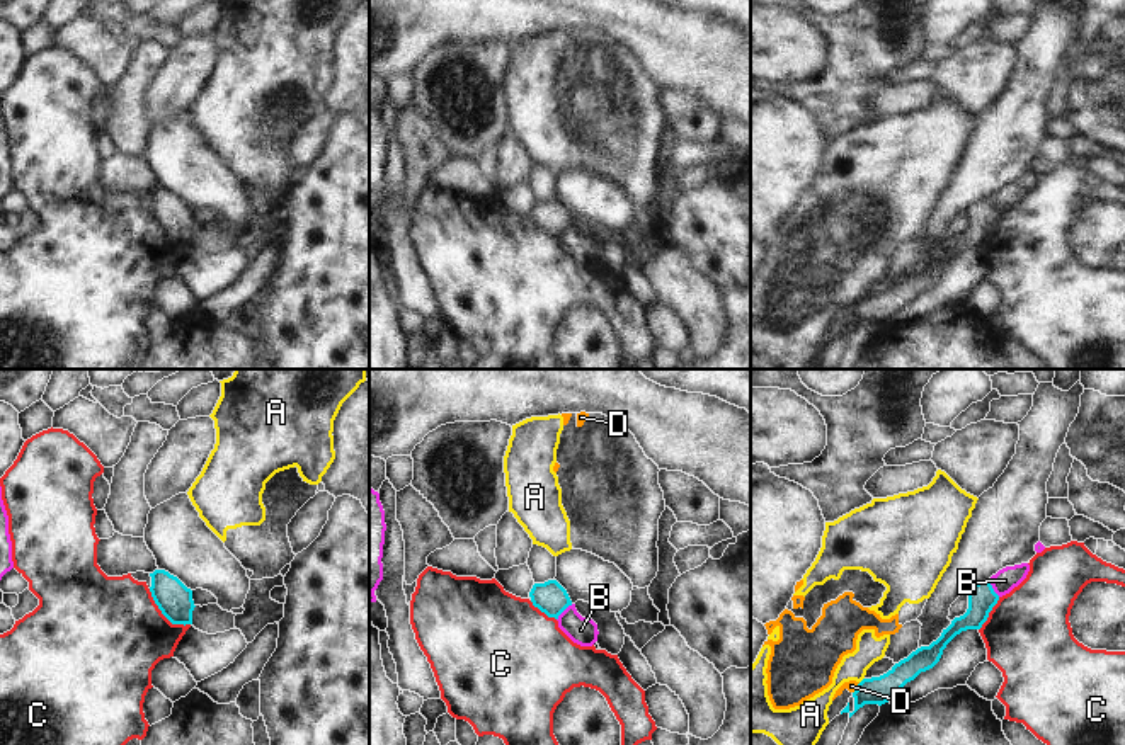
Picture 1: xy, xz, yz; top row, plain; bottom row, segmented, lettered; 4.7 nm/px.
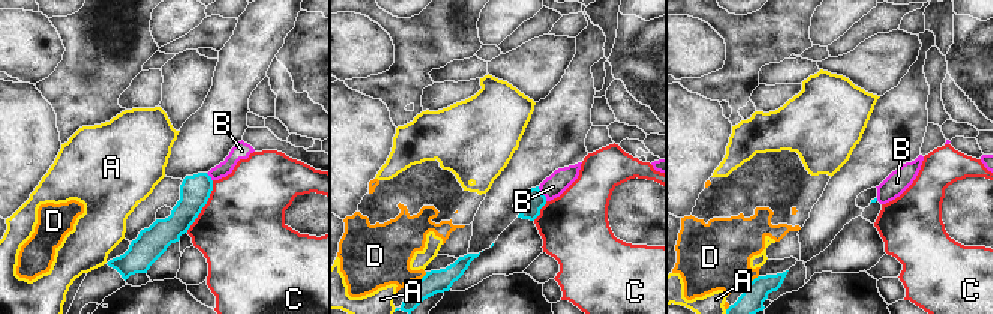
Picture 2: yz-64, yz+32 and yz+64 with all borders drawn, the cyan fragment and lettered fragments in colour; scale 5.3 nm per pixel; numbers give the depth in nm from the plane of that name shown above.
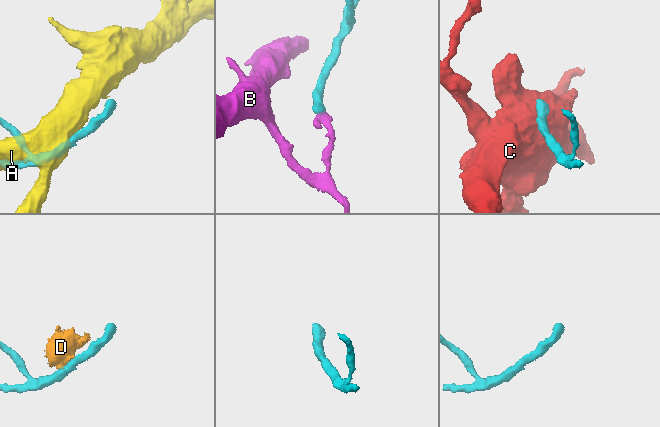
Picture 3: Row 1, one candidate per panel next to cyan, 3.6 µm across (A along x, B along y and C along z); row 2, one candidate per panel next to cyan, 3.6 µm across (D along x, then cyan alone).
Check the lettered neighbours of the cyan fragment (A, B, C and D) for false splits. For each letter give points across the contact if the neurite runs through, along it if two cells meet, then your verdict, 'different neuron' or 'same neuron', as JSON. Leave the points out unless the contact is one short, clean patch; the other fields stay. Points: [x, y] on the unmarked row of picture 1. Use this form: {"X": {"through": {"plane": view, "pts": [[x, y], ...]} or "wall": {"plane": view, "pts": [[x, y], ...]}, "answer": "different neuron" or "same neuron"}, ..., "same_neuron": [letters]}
{"A": {"answer": "different neuron"}, "B": {"wall": {"plane": "xz", "pts": [[572, 223], [557, 238]]}, "answer": "different neuron"}, "C": {"wall": {"plane": "xy", "pts": [[148, 208], [157, 227], [172, 242], [189, 244]]}, "answer": "different neuron"}, "D": {"wall": {"plane": "yz", "pts": [[860, 301], [853, 312]]}, "answer": "different neuron"}, "same_neuron": []}

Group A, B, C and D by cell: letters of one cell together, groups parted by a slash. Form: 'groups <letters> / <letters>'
groups A D / B / C

